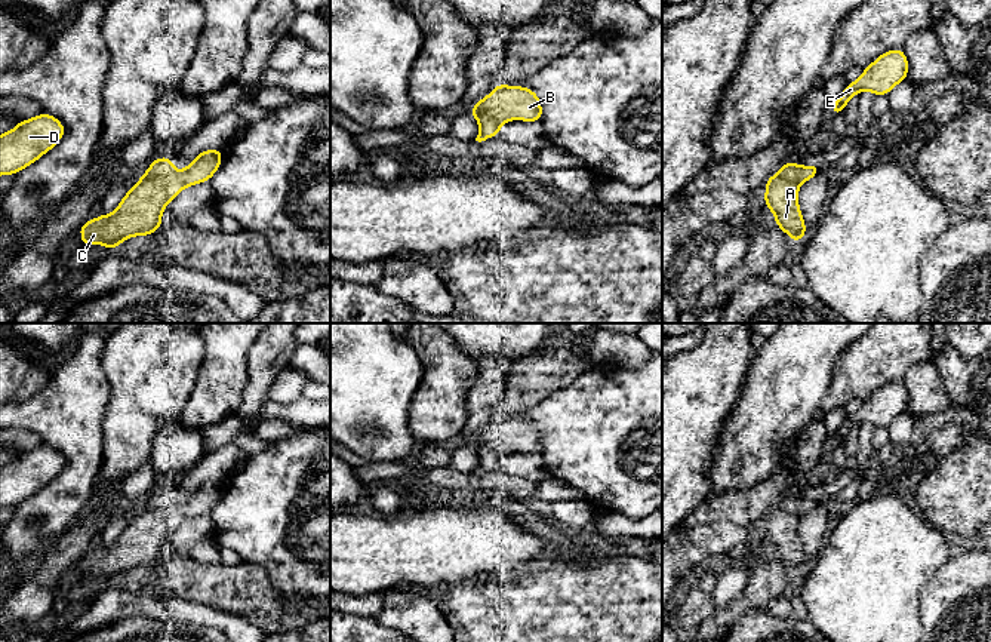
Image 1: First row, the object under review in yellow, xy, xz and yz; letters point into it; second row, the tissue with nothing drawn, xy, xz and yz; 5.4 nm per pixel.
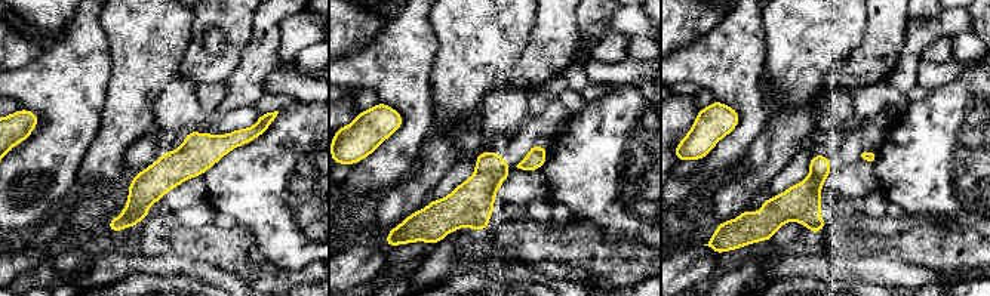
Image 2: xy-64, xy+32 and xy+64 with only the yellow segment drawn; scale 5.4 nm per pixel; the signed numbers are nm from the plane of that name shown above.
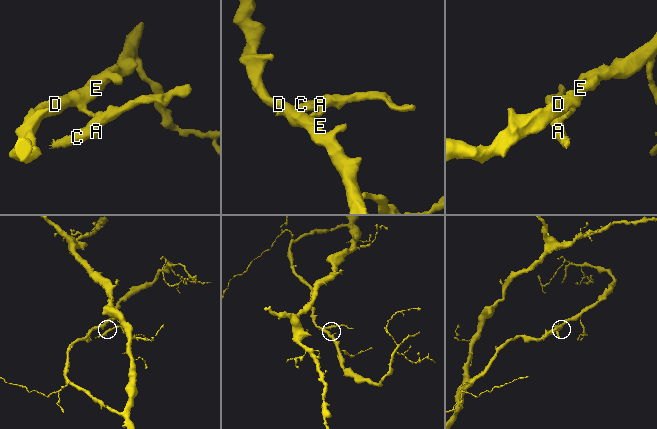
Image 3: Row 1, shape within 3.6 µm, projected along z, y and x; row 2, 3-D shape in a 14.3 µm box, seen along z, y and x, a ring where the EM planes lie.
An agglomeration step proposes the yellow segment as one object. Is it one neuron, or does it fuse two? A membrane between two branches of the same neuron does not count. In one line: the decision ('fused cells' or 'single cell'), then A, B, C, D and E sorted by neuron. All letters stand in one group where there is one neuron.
fused cells; A B C / D E

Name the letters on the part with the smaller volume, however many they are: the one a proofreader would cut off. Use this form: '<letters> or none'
A, B, C

